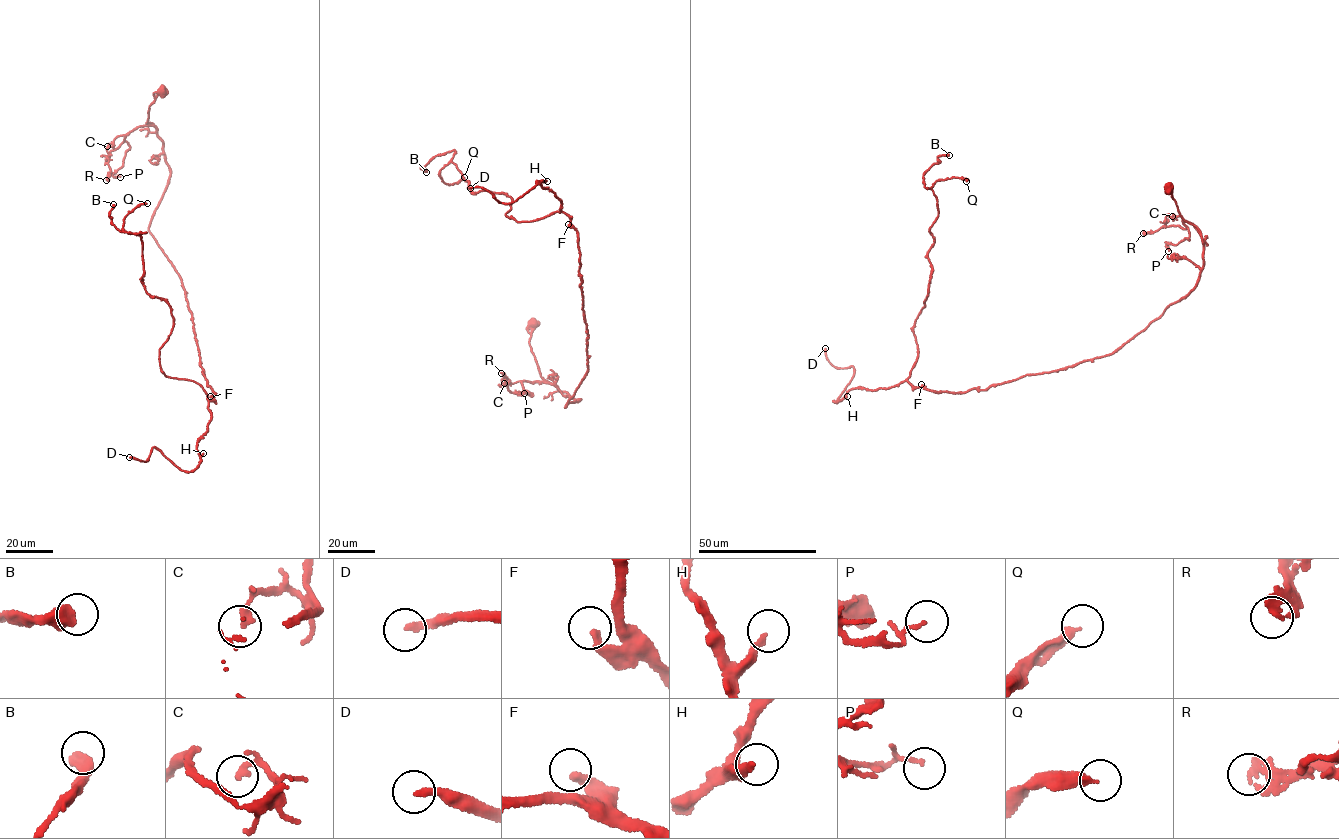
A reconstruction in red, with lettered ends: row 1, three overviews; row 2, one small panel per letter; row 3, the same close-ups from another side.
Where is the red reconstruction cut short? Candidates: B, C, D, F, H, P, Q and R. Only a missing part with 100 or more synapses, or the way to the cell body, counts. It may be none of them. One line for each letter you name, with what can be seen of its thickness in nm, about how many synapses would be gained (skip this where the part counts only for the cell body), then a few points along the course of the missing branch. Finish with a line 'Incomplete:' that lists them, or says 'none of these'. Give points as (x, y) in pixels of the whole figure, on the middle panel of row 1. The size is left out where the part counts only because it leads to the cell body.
D: 280 nm | 100 syn | (470, 188), (444, 196), (429, 212), (416, 218), (417, 230), (429, 244), (422, 252), (407, 240), (415, 236)
Incomplete: D

